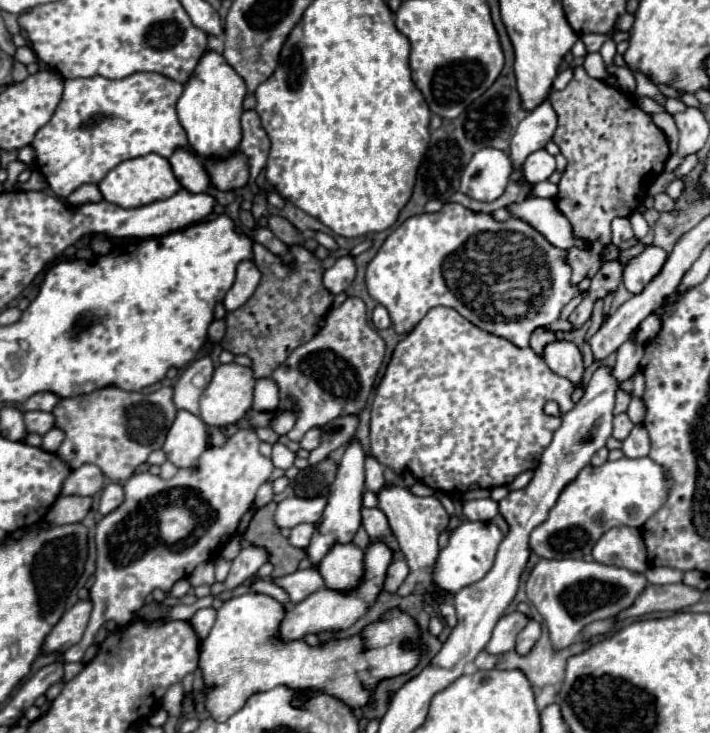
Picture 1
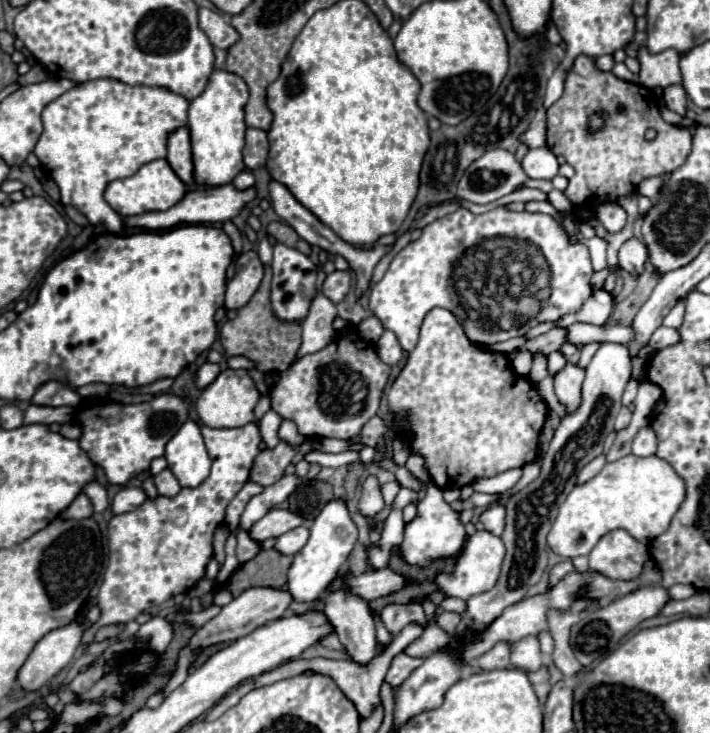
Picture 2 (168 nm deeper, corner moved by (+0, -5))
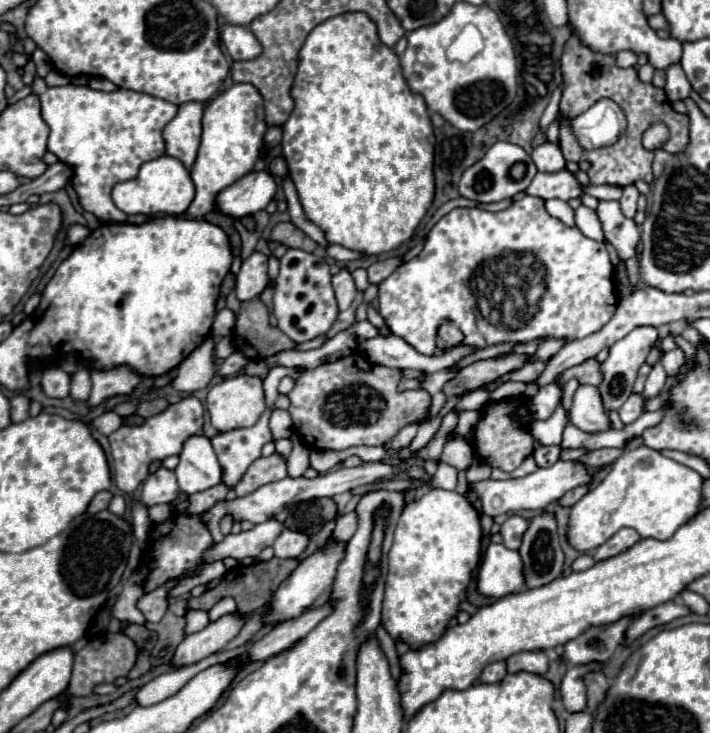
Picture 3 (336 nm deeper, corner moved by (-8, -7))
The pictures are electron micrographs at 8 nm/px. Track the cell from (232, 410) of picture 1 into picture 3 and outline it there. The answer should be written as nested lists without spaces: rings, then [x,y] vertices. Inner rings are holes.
[[[246,373],[214,385],[206,399],[210,421],[220,433],[252,427],[264,407],[262,379]]]

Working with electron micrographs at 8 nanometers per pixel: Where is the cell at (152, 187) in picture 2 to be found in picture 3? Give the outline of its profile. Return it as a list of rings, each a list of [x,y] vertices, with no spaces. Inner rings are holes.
[[[168,155],[144,163],[134,179],[122,181],[112,189],[112,201],[126,215],[182,215],[194,199],[194,183],[188,169]]]

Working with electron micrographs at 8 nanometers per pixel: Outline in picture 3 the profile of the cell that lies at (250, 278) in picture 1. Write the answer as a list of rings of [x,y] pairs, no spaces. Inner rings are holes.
[[[252,253],[236,277],[236,295],[240,301],[258,297],[268,285],[268,255]]]

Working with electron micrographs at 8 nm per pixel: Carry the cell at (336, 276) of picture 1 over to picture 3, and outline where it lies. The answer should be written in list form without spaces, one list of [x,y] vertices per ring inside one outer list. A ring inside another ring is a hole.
[[[340,269],[340,273],[332,277],[332,285],[334,285],[334,291],[336,291],[336,299],[338,299],[340,311],[348,309],[352,305],[354,297],[356,297],[356,293],[358,293],[352,275],[346,269]]]

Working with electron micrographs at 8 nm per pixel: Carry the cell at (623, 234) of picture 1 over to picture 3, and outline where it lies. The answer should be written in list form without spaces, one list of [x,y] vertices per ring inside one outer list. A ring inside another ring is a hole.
[[[628,185],[628,187],[622,187],[622,197],[620,197],[620,205],[622,205],[622,211],[626,217],[634,217],[636,215],[636,201],[638,201],[638,189],[634,185]]]

